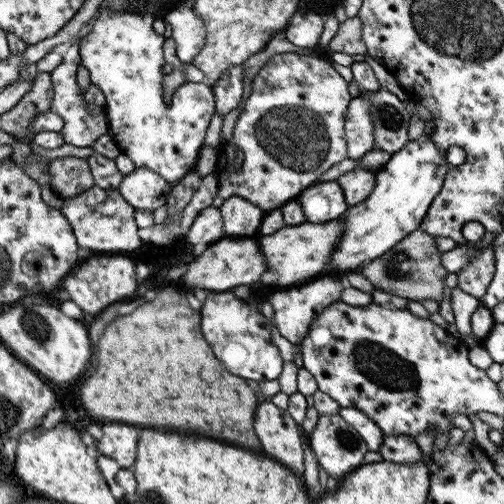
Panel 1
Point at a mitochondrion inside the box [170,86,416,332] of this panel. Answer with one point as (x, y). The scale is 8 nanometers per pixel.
(296, 136)

